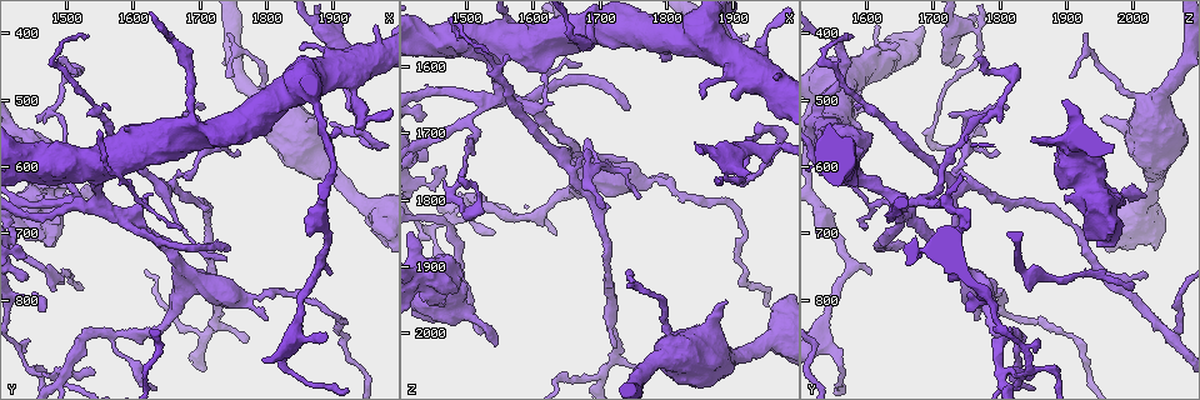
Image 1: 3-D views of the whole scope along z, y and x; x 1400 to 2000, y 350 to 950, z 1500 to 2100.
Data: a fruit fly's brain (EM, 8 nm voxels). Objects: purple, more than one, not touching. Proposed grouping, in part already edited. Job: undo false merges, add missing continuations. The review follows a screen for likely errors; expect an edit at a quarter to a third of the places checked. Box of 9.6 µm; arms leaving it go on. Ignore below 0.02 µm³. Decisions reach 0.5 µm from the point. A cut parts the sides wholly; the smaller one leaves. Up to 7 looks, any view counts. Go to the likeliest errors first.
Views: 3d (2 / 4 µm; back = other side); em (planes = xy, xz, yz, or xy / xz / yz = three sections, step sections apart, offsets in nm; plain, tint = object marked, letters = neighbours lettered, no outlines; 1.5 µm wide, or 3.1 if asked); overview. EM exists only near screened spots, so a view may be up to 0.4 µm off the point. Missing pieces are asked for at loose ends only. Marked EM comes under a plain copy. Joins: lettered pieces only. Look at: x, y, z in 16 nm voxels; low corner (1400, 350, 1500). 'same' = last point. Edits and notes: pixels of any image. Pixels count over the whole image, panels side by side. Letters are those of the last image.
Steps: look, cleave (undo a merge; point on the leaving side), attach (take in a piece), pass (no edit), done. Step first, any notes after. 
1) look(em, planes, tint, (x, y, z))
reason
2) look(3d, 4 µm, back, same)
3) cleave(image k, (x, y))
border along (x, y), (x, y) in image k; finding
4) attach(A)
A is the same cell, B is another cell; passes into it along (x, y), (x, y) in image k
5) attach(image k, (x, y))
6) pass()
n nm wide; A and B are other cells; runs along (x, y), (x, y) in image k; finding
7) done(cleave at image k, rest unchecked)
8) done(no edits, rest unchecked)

look(em, planes, letters, (1745, 725, 1660))
long arm stops here

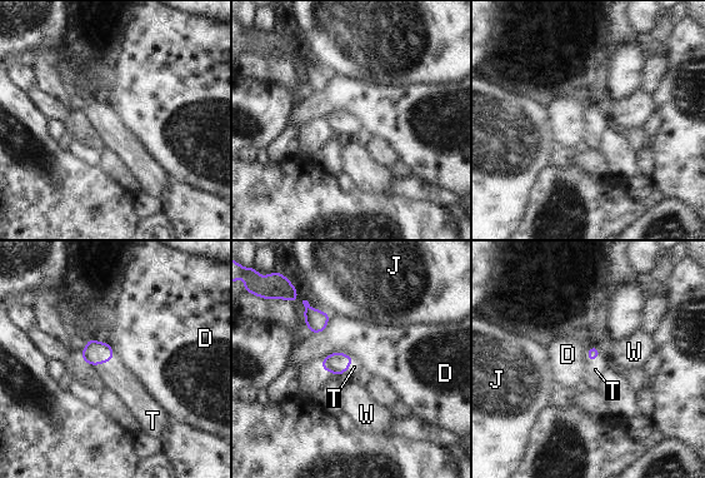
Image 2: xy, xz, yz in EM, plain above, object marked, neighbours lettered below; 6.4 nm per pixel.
attach(T)
T is the same cell, D, J and W are other cells; passes into it along (94, 353), (103, 362), (116, 379) in image 2; the neuron continues

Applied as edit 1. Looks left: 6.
look(em, yz, step 8, tint, (1490, 480, 1815))
sharp bend

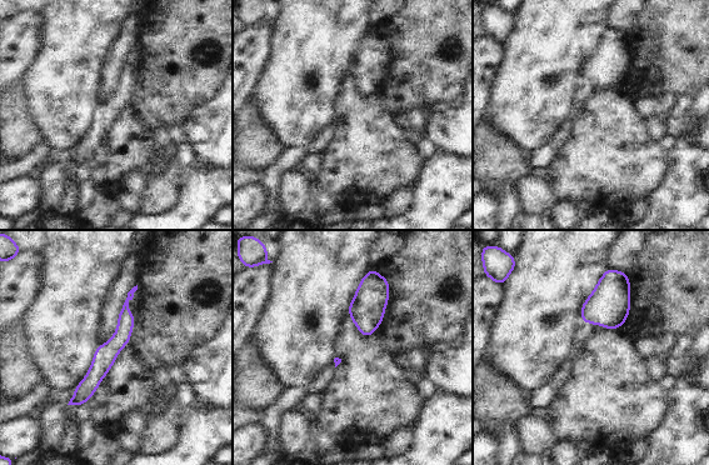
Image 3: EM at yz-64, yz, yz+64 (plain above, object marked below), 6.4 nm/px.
look(em, planes, letters, same)

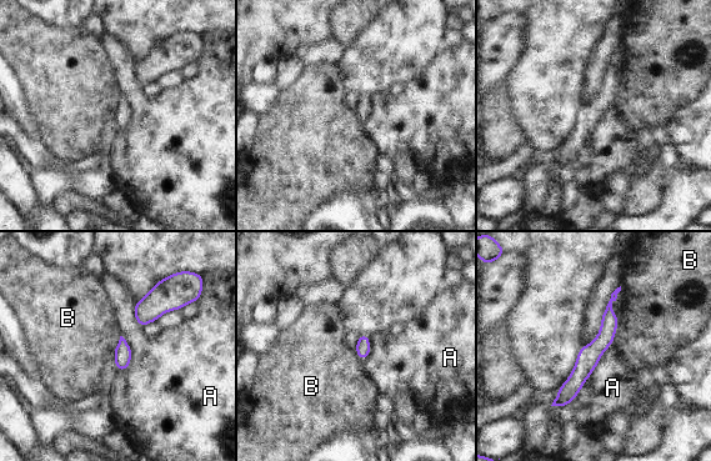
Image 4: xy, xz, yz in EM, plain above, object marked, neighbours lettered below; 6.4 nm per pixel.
pass()
100 nm wide; A and B are other cells; border along (621, 286), (609, 346) in image 4; continuous, no second neuron

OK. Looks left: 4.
done(attach at image 2, rest unchecked)

